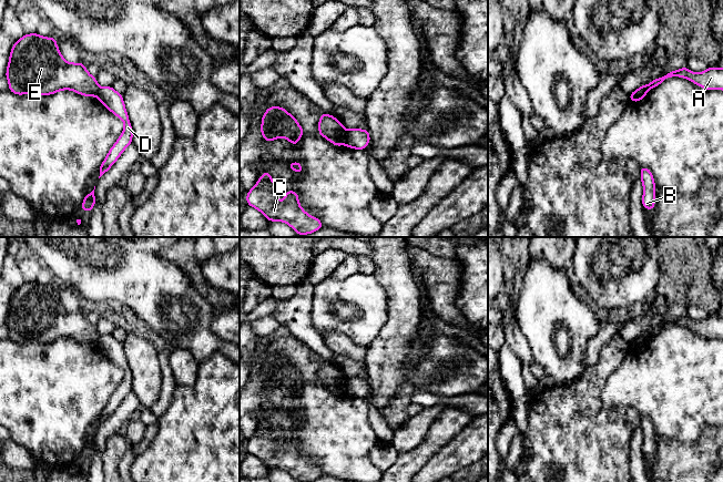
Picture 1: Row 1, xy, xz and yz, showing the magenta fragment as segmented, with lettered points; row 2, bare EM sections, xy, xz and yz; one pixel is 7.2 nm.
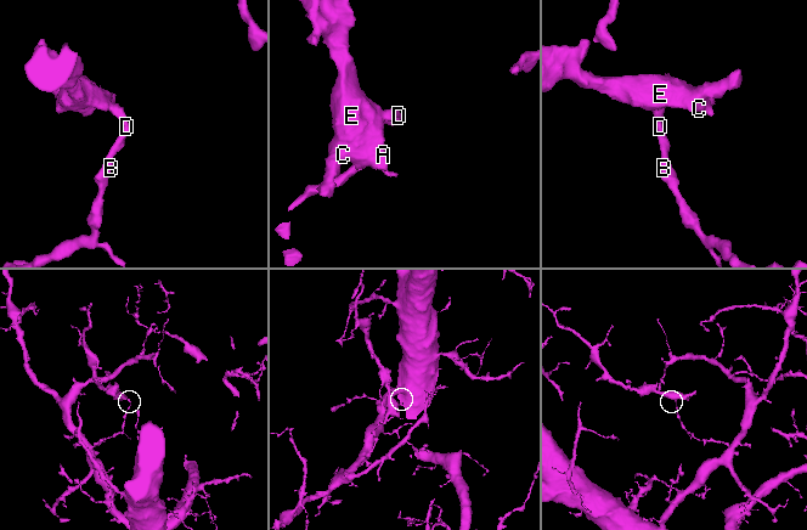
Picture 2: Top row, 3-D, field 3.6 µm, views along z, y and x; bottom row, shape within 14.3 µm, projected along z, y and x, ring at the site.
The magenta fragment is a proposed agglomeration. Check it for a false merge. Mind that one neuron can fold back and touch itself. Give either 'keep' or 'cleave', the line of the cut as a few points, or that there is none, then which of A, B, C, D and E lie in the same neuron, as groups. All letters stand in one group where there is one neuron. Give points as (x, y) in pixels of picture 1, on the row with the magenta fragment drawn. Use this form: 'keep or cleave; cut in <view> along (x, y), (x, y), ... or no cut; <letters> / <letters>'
cleave; cut in xz along (346, 131), (346, 141), (344, 143); A C E / B D

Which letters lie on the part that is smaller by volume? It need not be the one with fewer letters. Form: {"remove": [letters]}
{"remove": ["A", "C", "E"]}

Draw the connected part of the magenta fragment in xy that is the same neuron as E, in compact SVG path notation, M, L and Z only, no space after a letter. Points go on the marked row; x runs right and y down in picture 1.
M31 33L13 44L6 73L9 90L18 95L50 95L72 90L81 95L96 96L100 86L95 76L81 62L67 62L55 38Z

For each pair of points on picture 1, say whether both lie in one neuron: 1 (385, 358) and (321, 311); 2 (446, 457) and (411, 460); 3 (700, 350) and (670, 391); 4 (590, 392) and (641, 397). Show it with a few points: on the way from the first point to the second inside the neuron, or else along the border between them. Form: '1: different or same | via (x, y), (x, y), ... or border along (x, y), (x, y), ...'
1: different | border along (384, 325), (379, 334), (367, 347)
2: different | border along (448, 441), (419, 470)
3: same | via (695, 360), (675, 381)
4: different | border along (614, 370), (602, 392), (602, 403), (608, 409)

